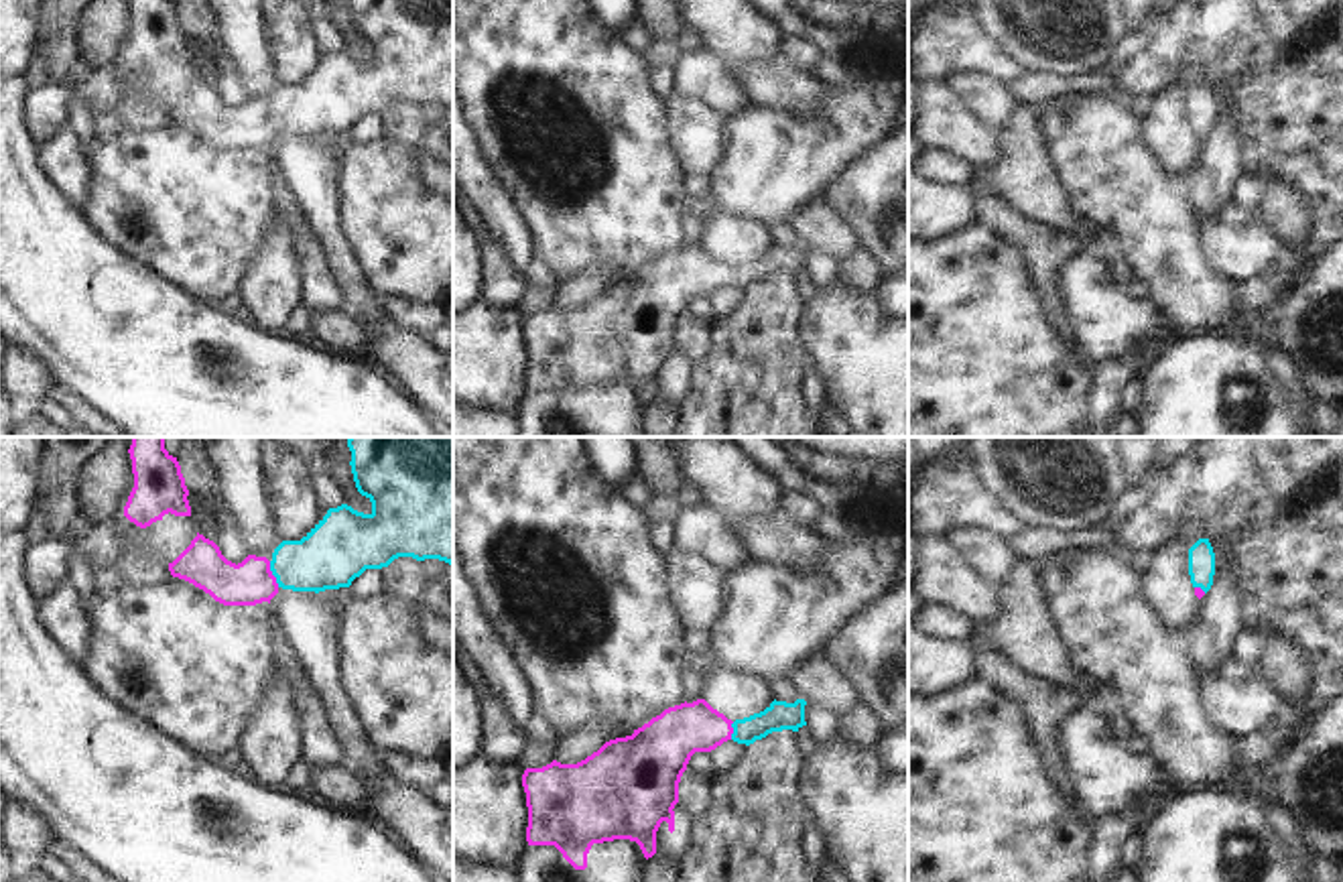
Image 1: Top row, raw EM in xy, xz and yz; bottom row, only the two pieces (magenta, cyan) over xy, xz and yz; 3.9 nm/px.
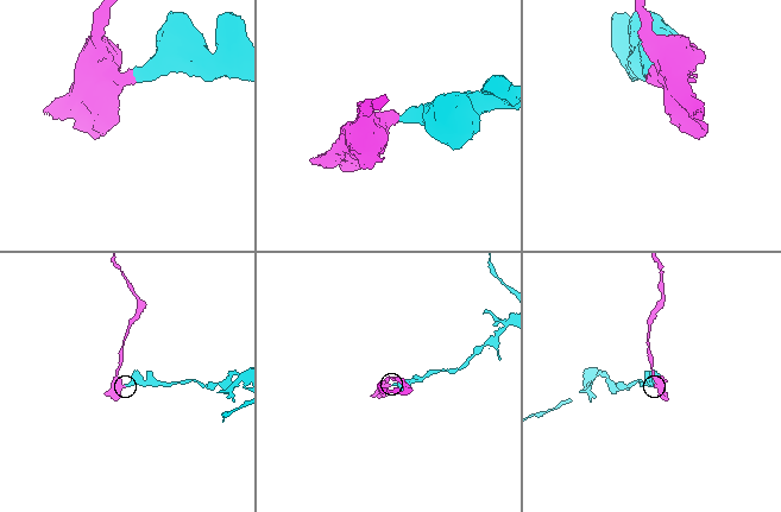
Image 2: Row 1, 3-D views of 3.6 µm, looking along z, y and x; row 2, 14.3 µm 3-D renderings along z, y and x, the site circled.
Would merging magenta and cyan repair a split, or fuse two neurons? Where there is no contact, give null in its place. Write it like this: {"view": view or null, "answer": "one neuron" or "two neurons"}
{"view": "xy", "answer": "one neuron"}

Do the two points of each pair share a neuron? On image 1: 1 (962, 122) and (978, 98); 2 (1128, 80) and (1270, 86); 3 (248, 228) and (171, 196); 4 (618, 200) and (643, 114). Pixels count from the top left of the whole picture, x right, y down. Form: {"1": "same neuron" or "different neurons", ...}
{"1": "different neurons", "2": "same neuron", "3": "same neuron", "4": "same neuron"}

